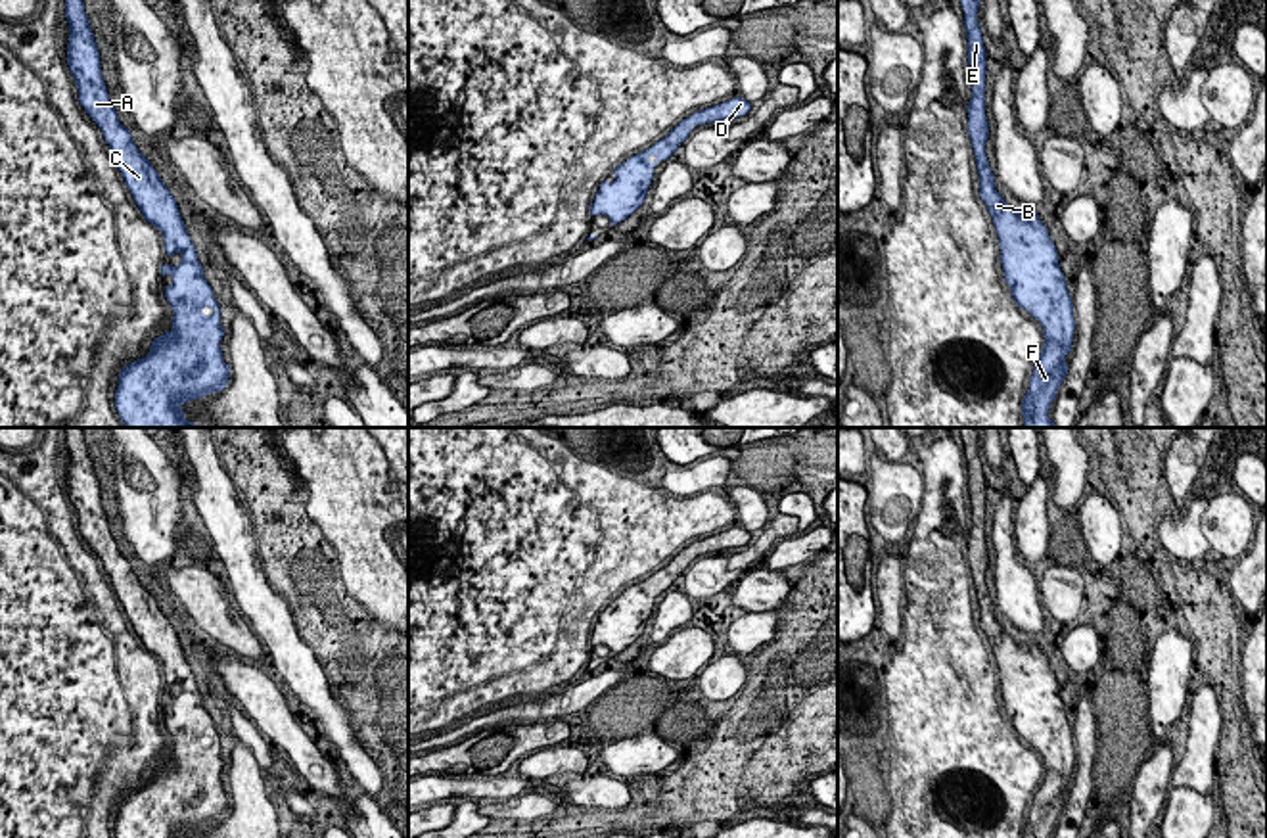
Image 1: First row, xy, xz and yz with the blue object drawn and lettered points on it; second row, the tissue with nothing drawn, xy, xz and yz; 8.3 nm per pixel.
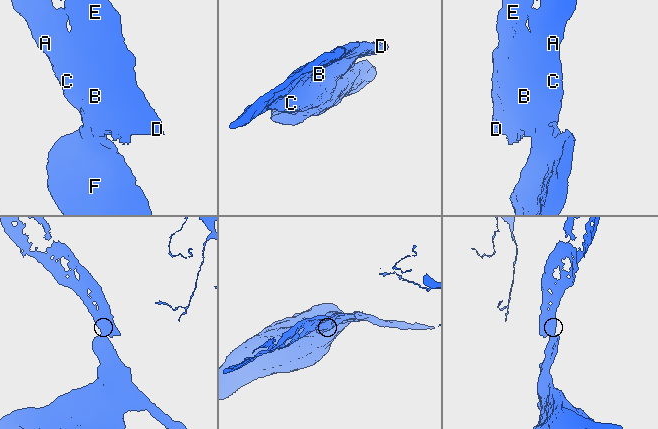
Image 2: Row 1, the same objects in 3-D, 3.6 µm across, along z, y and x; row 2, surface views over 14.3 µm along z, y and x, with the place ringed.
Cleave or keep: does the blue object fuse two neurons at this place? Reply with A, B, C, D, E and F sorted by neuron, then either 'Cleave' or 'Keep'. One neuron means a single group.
Groups: A B C D E / F. Cleave

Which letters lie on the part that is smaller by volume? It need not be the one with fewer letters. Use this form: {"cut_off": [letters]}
{"cut_off": ["A", "B", "C", "D", "E"]}

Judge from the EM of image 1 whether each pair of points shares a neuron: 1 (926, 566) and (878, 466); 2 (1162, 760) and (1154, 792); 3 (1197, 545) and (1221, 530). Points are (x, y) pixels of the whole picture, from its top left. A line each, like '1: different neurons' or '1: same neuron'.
1: different neurons
2: same neuron
3: different neurons

